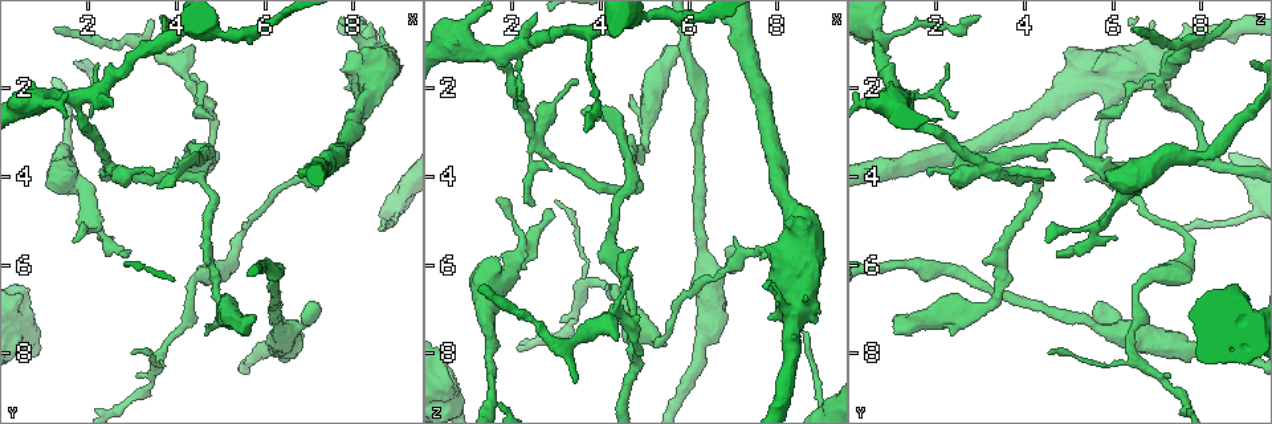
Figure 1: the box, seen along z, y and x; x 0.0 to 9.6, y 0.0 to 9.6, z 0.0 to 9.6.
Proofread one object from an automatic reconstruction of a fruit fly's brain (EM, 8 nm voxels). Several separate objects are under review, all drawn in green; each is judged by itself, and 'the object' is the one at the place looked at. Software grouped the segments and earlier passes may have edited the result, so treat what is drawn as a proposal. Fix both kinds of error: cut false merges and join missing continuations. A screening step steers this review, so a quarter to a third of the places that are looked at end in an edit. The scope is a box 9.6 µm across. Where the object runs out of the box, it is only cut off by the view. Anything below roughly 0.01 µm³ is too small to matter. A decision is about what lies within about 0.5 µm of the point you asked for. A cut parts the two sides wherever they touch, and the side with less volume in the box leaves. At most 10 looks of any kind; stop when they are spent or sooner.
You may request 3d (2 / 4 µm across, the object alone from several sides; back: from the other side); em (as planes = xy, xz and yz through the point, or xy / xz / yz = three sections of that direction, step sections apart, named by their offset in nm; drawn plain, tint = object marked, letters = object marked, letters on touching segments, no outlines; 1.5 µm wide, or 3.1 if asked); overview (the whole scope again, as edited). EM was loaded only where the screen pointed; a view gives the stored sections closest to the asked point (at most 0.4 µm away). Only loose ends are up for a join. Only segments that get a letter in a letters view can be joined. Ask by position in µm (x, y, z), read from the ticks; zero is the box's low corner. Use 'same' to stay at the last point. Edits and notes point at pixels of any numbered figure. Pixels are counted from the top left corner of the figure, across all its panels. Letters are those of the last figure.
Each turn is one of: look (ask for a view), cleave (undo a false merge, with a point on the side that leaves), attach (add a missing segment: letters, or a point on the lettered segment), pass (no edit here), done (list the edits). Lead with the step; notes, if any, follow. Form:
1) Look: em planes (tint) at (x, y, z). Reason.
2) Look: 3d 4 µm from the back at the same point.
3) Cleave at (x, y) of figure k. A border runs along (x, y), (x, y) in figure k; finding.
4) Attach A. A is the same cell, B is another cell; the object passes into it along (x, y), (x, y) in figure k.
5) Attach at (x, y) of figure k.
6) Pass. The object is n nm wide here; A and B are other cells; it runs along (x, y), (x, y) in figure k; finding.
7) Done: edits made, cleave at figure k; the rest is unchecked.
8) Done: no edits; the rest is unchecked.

Look: em xz step 8 (tint) at (4.30, 1.75, 7.15).

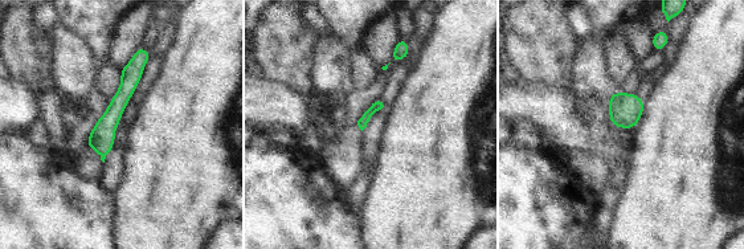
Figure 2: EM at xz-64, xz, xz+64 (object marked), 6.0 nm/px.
Look: em planes (tint) at the same point.

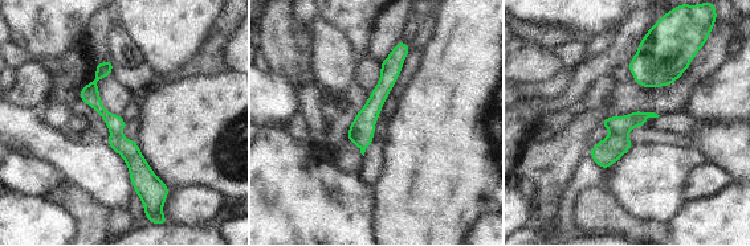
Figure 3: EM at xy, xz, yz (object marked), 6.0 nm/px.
Look: em planes (letters) at the same point. See the neighbours.

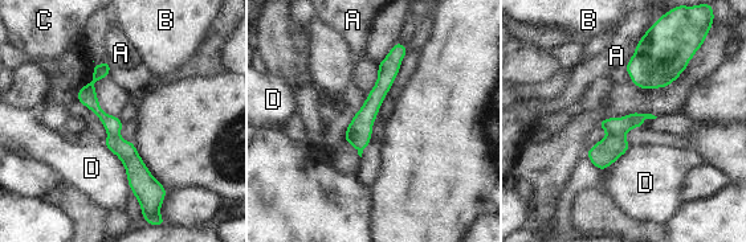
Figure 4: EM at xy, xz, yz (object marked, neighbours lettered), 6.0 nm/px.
Cleave at (615, 126) of figure 4. A, B, C and D are other cells; the part that leaves runs along (400, 46), (362, 122), (361, 147) in figure 4; two cells meet here.

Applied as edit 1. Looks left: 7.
Look: em yz step 8 (letters) at (3.60, 8.10, 6.50). Branch point.

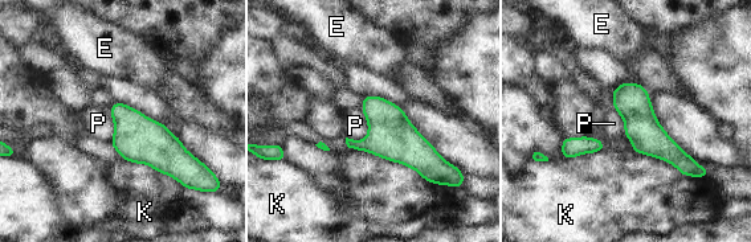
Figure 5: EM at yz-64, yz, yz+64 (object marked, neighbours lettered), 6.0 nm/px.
Pass. The object is 220 nm wide here; E, K and P are other cells; a border runs along (360, 107), (367, 135), (359, 142) in figure 5; continuous, no second cell.

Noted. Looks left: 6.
Look: em planes (letters) at (2.05, 2.10, 1.20). Four arms meet.

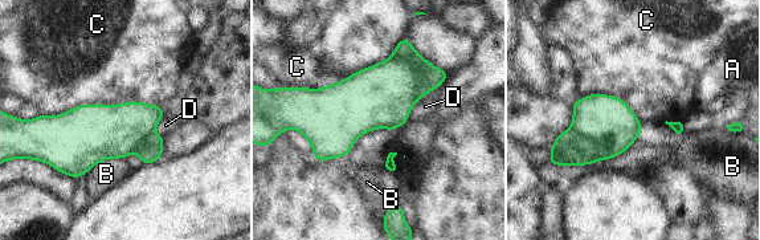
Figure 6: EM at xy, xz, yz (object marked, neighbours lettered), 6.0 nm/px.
Cleave at (404, 49) of figure 6. A, B, C and D are other cells; a border runs along (391, 56), (429, 78), (419, 100) in figure 6; two cells meet here.

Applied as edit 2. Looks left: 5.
Done: edits made, cleave at figure 4, cleave at figure 6; the rest is unchecked.

